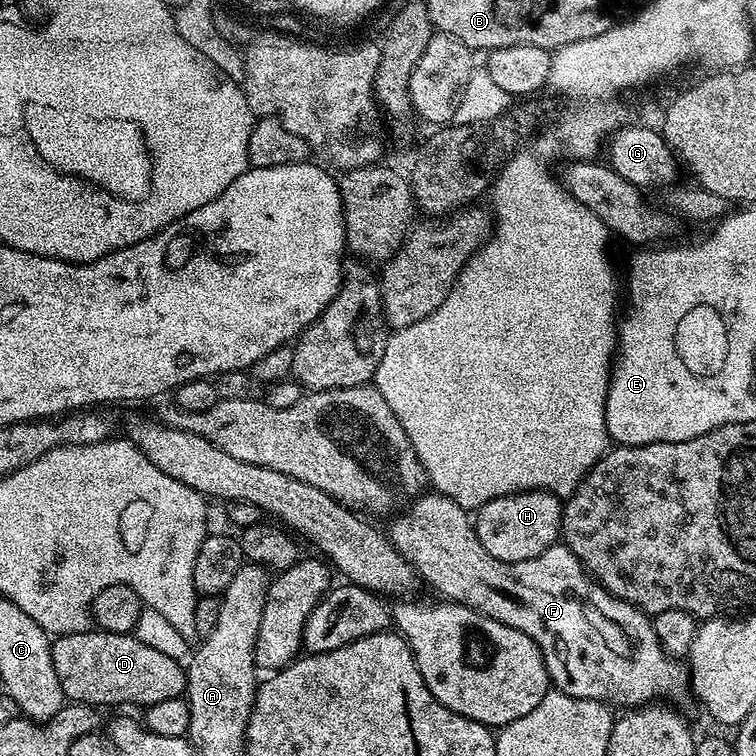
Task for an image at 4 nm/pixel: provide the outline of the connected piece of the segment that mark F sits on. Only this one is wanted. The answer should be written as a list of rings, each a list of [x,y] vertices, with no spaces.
[[[435,490],[429,491],[427,494],[417,496],[401,512],[404,513],[389,528],[386,528],[386,535],[391,540],[393,547],[398,550],[398,554],[402,554],[402,558],[406,558],[406,562],[416,569],[417,577],[423,583],[425,580],[434,591],[442,592],[445,601],[454,604],[465,604],[467,608],[473,608],[475,612],[481,612],[483,616],[494,618],[506,626],[514,626],[514,630],[522,630],[522,634],[526,634],[526,638],[533,640],[538,646],[538,650],[542,650],[542,658],[546,662],[548,678],[551,687],[555,691],[565,692],[574,698],[601,700],[606,705],[615,706],[617,709],[620,707],[620,710],[631,710],[647,706],[653,702],[680,700],[684,695],[689,695],[689,669],[677,657],[664,651],[660,636],[652,626],[652,616],[647,612],[643,612],[641,608],[637,608],[635,604],[630,603],[628,600],[619,600],[616,596],[611,596],[598,581],[593,580],[588,575],[583,562],[563,542],[552,544],[545,552],[538,554],[538,558],[526,558],[526,562],[502,562],[498,558],[494,558],[494,554],[487,552],[482,546],[482,542],[478,542],[478,534],[469,513],[462,506],[458,506],[458,502],[454,502],[448,496],[442,496]]]

